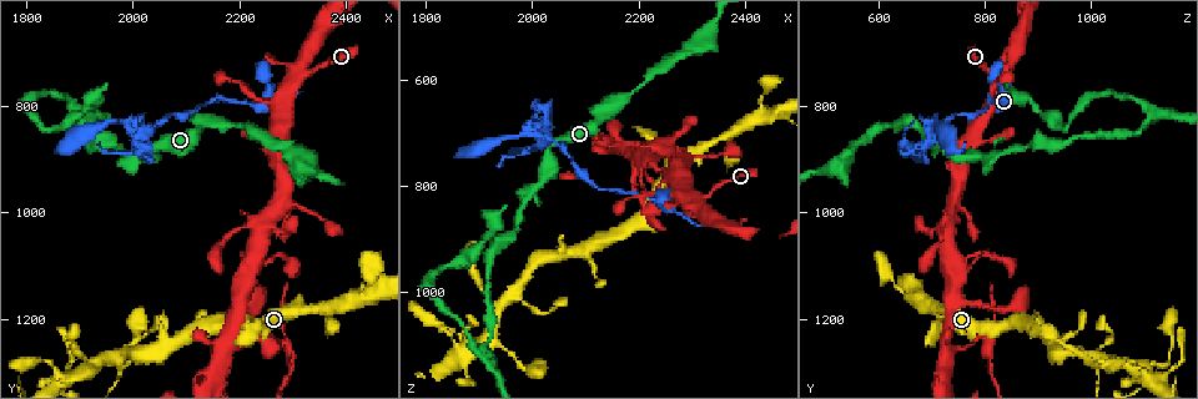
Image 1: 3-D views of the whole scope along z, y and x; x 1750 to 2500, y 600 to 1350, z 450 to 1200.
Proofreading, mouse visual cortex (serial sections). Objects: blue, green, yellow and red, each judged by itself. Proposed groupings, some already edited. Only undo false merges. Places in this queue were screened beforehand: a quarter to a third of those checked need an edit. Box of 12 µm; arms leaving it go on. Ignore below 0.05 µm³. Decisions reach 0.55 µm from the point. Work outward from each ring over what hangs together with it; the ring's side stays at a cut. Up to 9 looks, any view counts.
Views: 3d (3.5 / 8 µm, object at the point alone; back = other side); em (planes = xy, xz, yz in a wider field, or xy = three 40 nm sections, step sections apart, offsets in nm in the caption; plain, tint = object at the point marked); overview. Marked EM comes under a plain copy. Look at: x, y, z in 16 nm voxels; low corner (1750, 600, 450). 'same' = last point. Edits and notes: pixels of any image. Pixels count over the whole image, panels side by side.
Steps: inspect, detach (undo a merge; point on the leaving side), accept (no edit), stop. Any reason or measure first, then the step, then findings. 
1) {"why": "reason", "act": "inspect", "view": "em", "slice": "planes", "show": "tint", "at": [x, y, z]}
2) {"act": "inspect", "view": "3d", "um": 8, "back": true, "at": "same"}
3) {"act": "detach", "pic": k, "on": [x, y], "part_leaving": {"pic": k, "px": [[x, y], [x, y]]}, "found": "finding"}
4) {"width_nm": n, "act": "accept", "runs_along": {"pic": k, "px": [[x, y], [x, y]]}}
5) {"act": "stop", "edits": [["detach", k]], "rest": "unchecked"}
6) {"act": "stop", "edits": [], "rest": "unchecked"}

{"why": "two arms in line, one across", "act": "inspect", "view": "3d", "um": 3.5, "at": [2230, 1120, 760]}

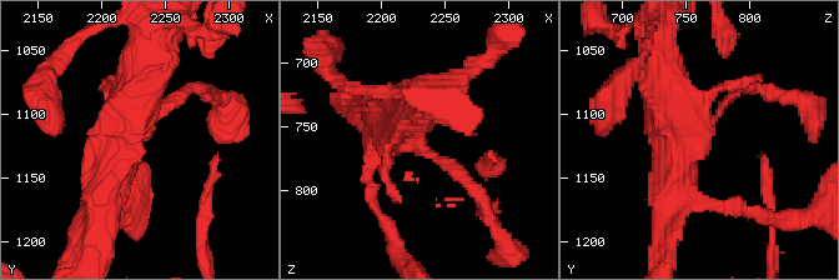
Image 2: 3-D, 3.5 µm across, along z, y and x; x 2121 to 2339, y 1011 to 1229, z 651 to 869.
{"act": "inspect", "view": "em", "slice": "xy", "step": 1, "show": "tint", "at": [2228, 1116, 762]}

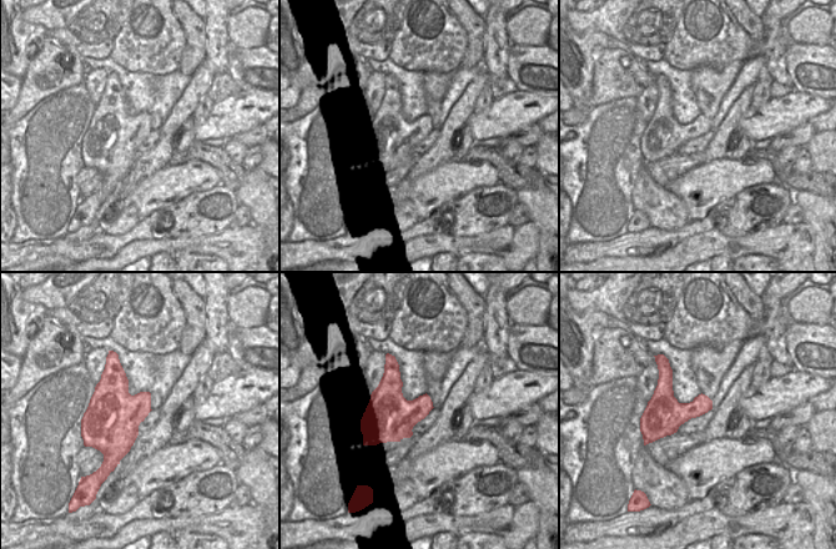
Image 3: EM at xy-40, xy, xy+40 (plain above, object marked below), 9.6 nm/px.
{"act": "accept", "runs_along": {"pic": 2, "px": [[417, 106], [398, 121], [475, 189]]}, "found": "all the same cell"}

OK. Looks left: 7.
{"why": "abrupt turn", "act": "inspect", "view": "3d", "um": 8, "at": [2285, 1255, 810]}

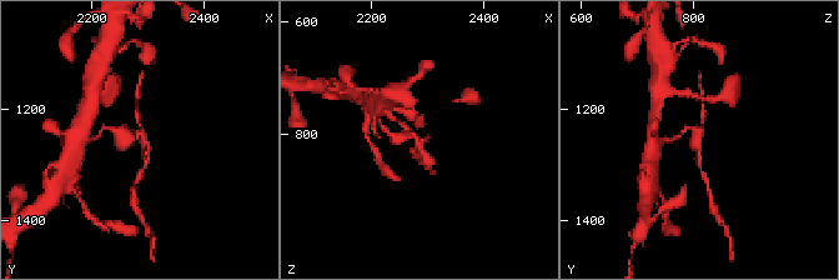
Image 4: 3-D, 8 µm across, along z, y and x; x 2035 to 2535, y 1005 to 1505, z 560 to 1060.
{"act": "inspect", "view": "3d", "um": 3.5, "at": [2280, 1250, 805]}

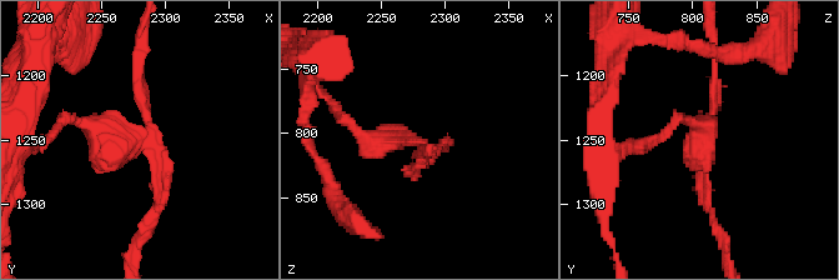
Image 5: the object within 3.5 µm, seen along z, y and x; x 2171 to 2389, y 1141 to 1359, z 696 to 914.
{"act": "detach", "pic": 5, "on": [706, 193], "part_leaving": {"pic": 5, "px": [[146, 143], [161, 204], [135, 250]]}, "found": "two cells meet here"}

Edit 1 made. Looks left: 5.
{"why": "four arms meet", "act": "inspect", "view": "3d", "um": 3.5, "back": true, "at": [2040, 845, 715]}

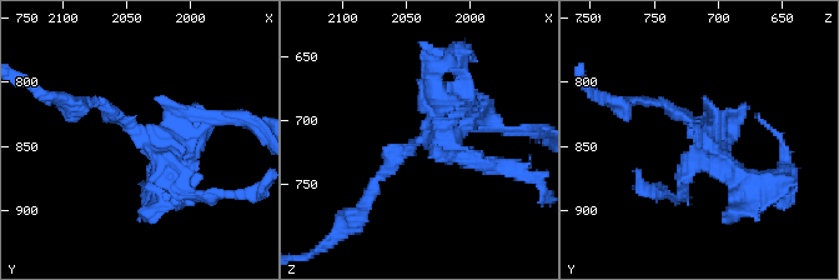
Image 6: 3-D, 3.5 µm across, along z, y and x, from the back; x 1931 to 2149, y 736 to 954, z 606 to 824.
{"why": "shape alone is not enough", "act": "inspect", "view": "em", "slice": "xy", "step": 3, "show": "tint", "at": [2034, 842, 710]}

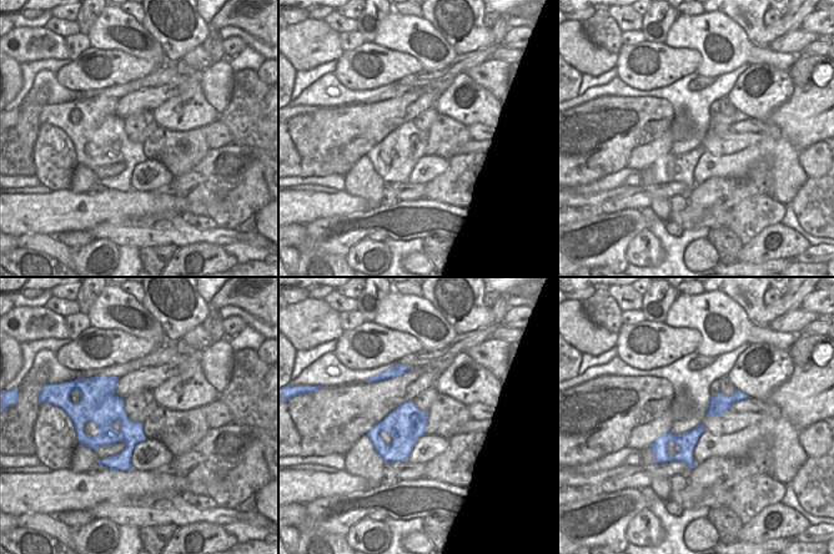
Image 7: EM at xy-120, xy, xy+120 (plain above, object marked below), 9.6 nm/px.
{"act": "detach", "pic": 6, "on": [192, 175], "part_leaving": {"pic": 6, "px": [[144, 135], [194, 135], [212, 116], [251, 124]]}, "found": "two cells meet here"}

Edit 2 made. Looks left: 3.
{"why": "redraw", "act": "inspect", "view": "overview"}

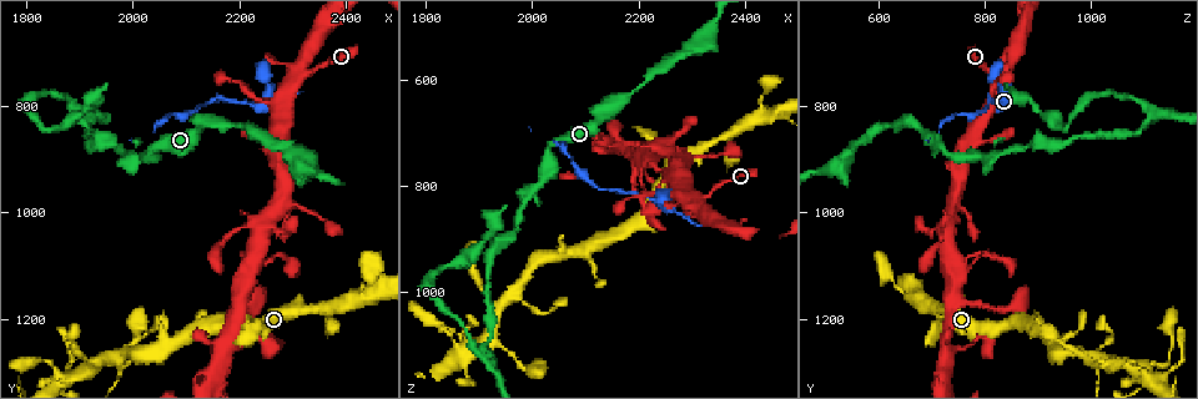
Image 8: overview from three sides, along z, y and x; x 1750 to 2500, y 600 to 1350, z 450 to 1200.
{"why": "thin neck", "act": "inspect", "view": "3d", "um": 3.5, "at": [1985, 890, 830]}

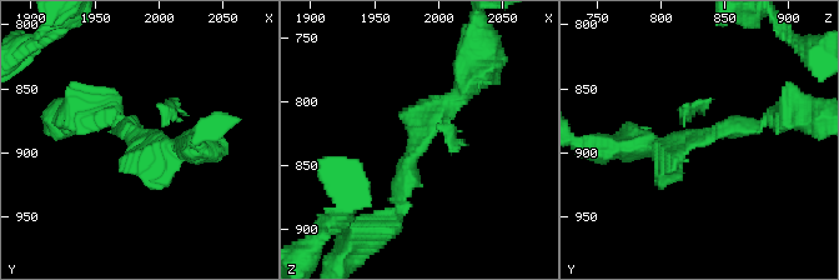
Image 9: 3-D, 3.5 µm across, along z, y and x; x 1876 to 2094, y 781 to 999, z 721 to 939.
{"act": "accept", "runs_along": {"pic": 9, "px": [[473, 80], [420, 138], [397, 211]]}, "found": "all the same cell"}

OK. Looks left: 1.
{"act": "stop", "edits": [["detach", 5], ["detach", 6]], "rest": "unchecked"}

